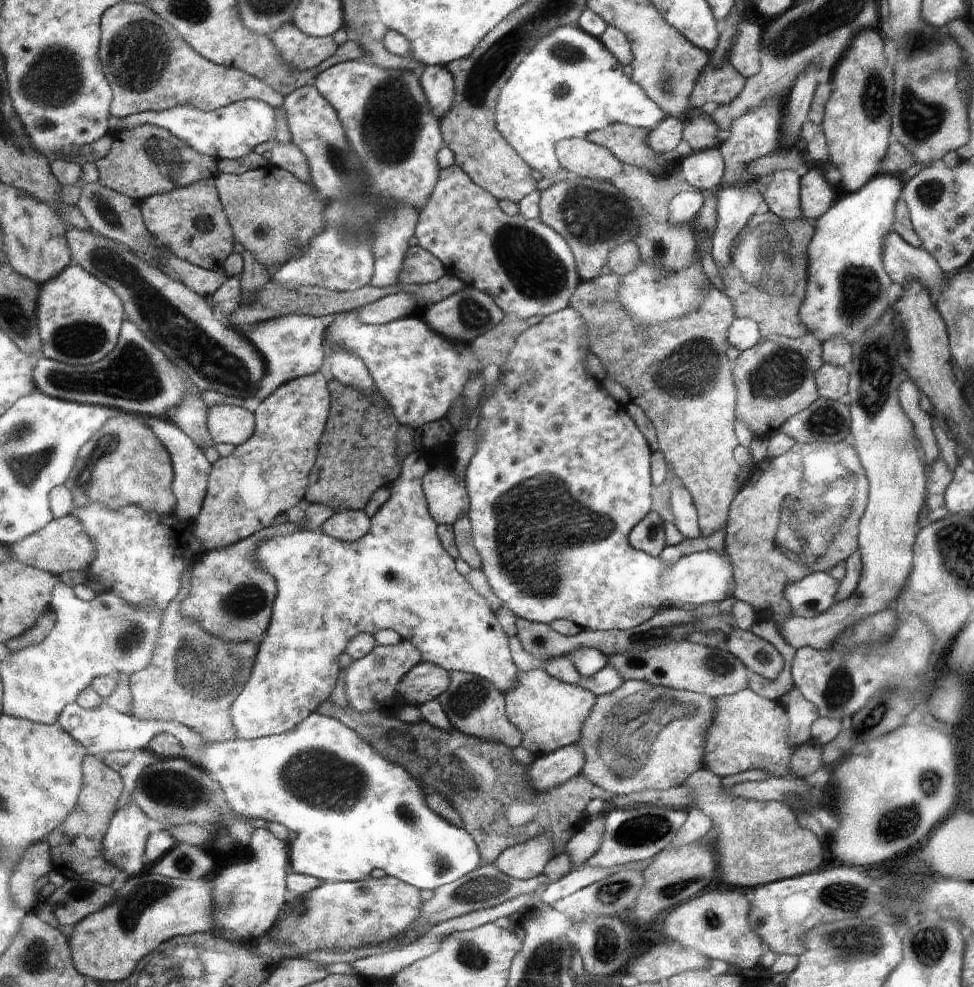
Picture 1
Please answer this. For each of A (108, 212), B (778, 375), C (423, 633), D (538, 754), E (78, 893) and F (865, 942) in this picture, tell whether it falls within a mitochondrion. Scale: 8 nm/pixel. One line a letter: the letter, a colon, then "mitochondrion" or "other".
A: mitochondrion
B: mitochondrion
C: other
D: other
E: mitochondrion
F: mitochondrion

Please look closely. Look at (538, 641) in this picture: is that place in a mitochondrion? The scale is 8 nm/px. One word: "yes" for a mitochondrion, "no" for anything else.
yes

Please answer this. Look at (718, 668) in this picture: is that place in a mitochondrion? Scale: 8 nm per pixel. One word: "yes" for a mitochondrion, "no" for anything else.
yes

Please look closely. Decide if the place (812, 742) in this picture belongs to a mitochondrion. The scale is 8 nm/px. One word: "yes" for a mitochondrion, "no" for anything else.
no

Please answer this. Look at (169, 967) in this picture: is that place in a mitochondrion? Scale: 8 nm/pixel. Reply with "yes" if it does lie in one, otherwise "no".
yes

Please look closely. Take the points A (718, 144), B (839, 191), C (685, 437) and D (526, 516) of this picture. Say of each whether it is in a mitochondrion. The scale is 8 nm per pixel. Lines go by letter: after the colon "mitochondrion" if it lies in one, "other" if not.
A: other
B: other
C: other
D: mitochondrion

